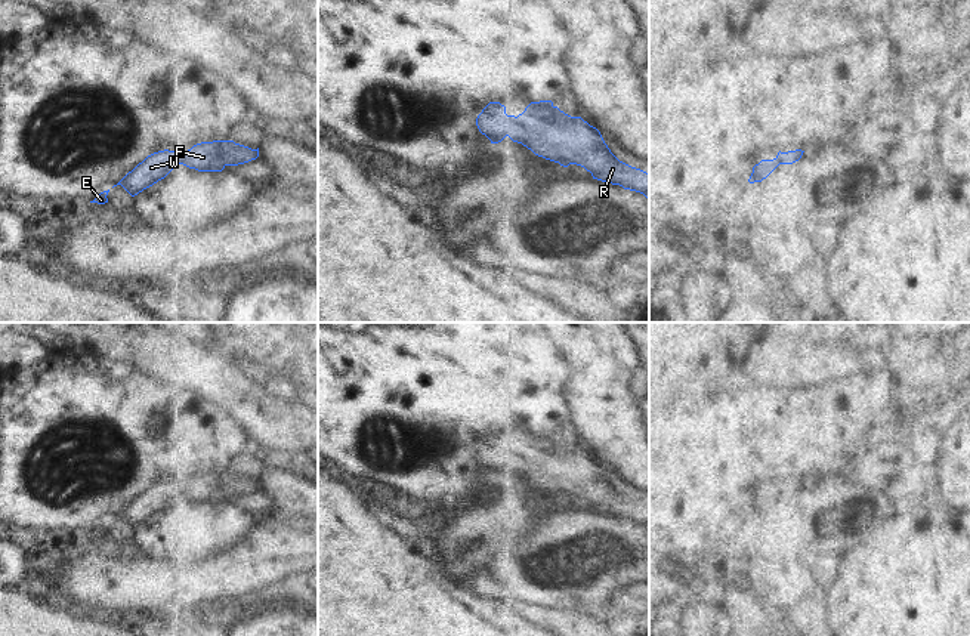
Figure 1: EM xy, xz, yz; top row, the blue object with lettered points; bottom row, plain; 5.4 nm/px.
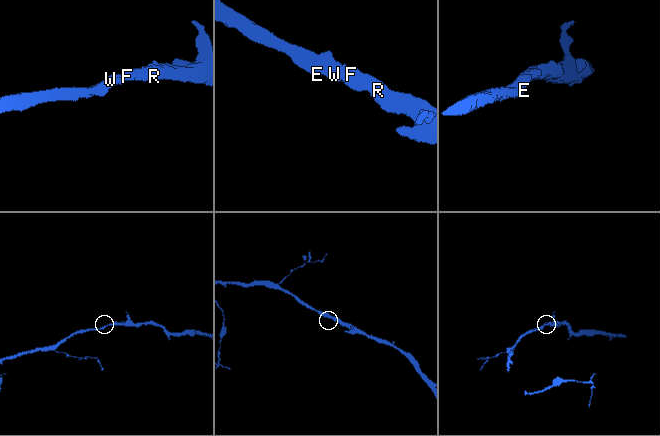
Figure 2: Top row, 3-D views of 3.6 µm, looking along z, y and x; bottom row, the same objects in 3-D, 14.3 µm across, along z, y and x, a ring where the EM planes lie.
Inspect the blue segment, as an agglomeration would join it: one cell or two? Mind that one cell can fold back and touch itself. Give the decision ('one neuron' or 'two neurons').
one neuron

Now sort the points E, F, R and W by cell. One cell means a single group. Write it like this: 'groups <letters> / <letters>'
groups E F R W

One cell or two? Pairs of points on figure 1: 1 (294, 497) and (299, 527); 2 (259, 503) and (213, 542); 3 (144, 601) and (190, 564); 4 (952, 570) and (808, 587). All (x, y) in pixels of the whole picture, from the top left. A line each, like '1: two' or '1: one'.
1: two
2: two
3: two
4: two

